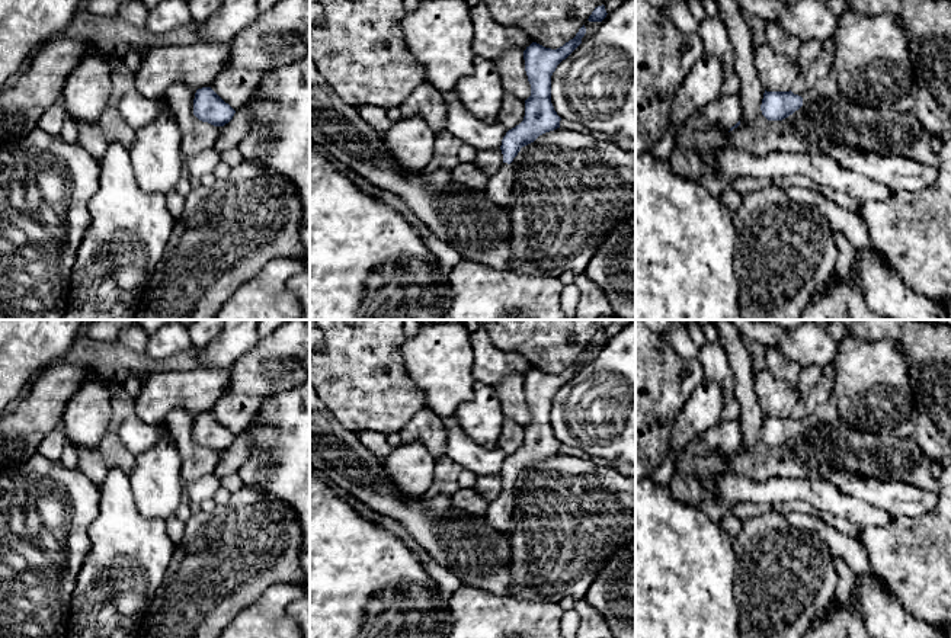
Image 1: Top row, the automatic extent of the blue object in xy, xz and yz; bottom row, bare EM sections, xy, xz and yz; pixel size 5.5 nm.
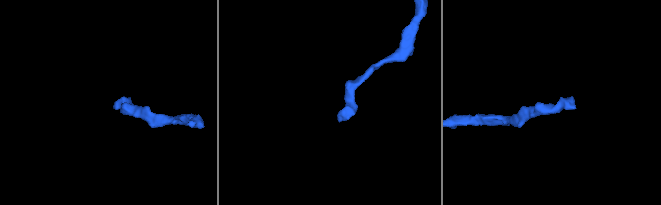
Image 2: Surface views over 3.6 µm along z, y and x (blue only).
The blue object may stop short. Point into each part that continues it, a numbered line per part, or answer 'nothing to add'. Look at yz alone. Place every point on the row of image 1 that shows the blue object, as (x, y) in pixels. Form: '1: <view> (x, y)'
1: yz (810, 96)

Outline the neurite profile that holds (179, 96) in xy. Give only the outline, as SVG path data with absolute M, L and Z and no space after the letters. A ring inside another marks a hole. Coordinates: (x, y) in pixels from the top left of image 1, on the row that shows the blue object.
M173 83L166 94L167 103L182 134L182 151L192 157L202 150L212 148L222 126L199 121L193 115L196 89L186 83Z

